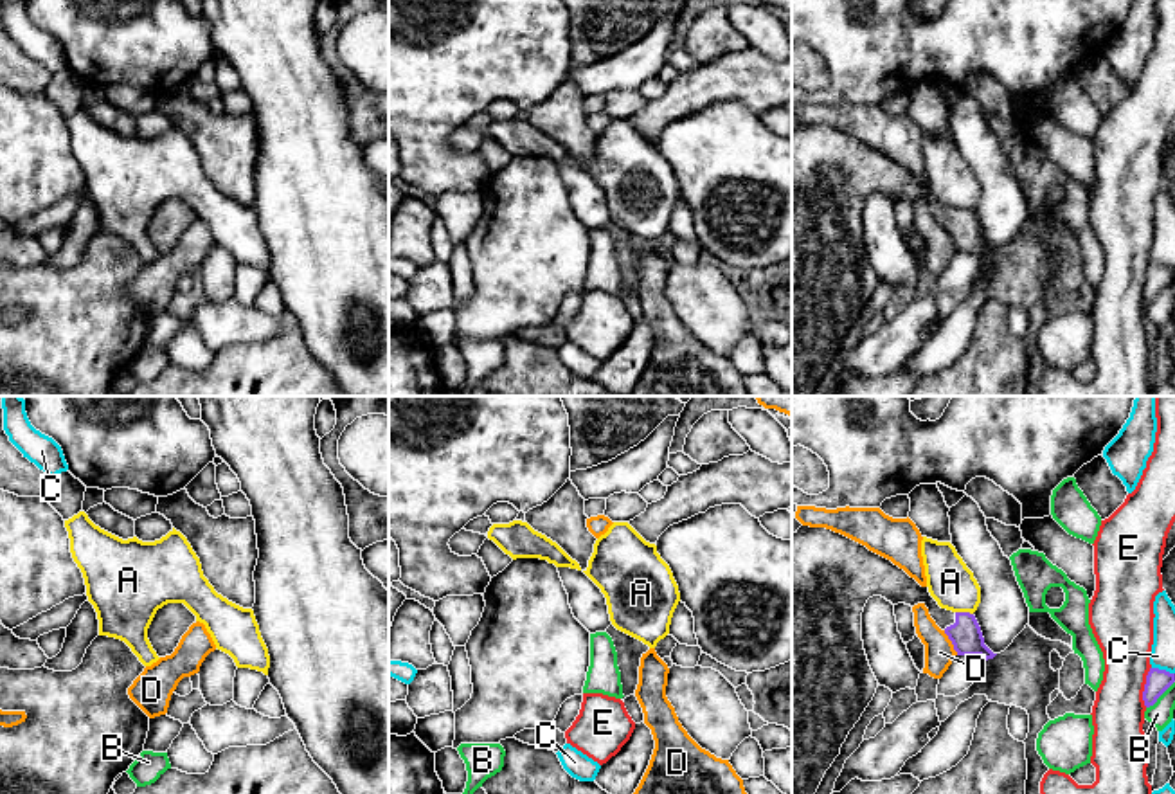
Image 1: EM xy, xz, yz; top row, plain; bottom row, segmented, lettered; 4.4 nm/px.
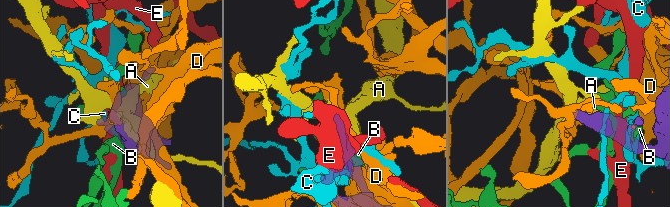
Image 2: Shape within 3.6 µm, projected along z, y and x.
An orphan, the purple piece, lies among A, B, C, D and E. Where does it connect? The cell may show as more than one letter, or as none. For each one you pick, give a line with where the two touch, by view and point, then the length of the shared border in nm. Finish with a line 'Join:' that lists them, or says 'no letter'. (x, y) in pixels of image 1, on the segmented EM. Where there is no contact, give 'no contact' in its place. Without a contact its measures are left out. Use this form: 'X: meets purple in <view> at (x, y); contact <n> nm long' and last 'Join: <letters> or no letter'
Join: no letter

